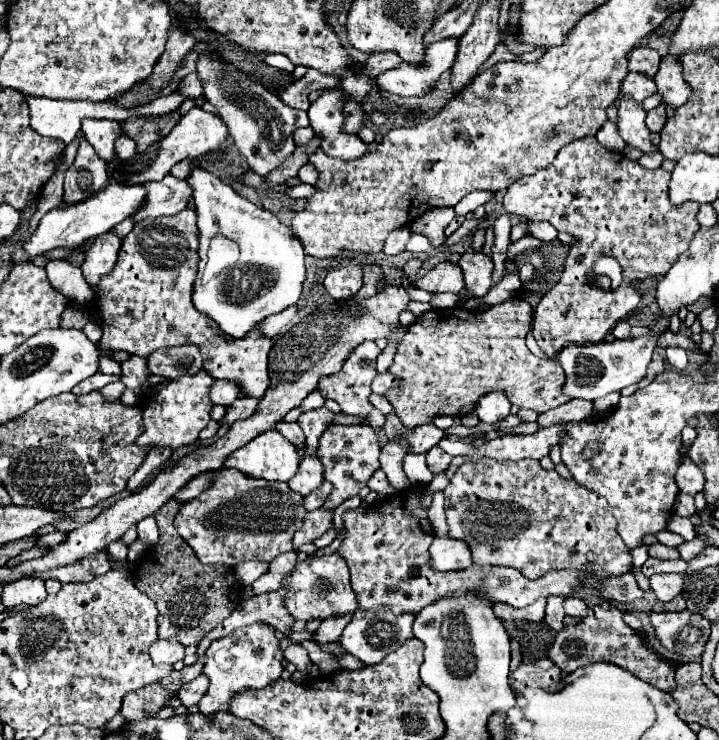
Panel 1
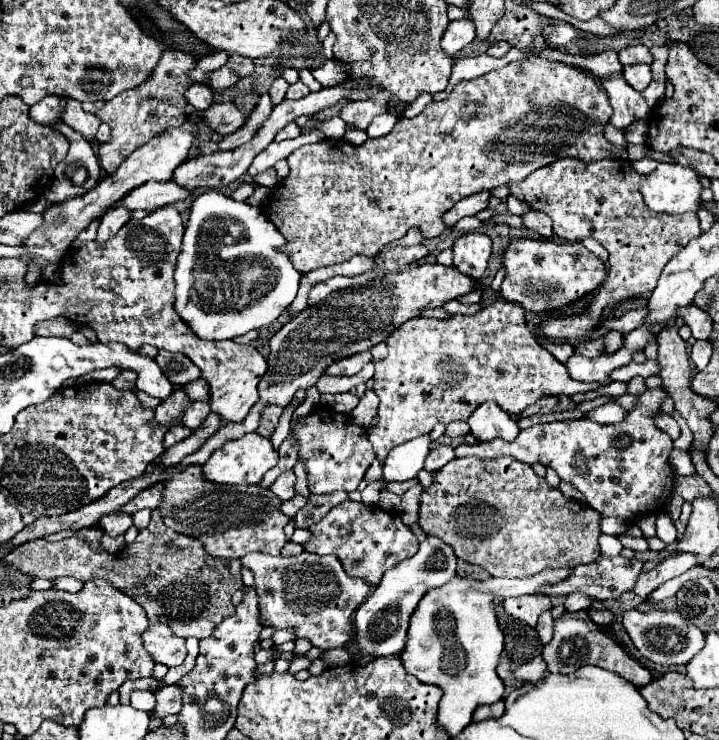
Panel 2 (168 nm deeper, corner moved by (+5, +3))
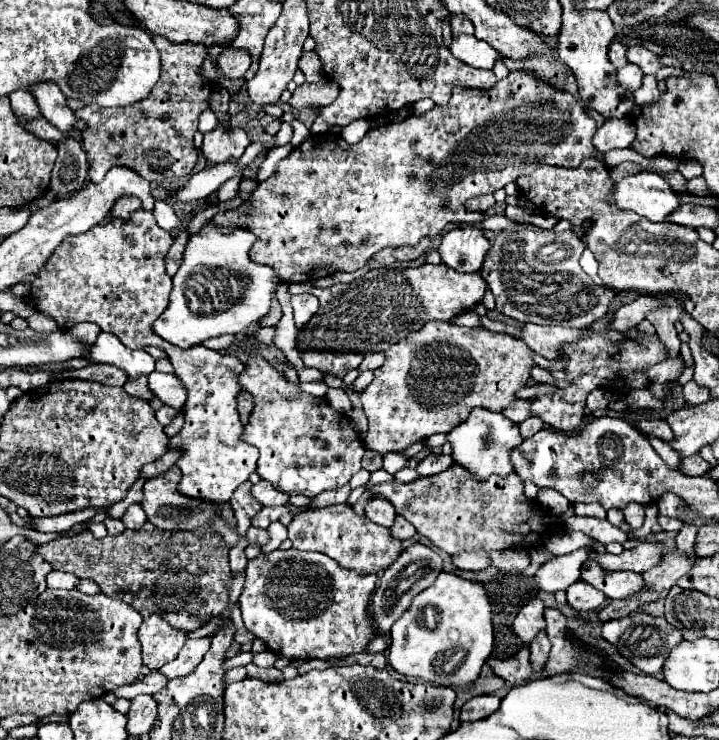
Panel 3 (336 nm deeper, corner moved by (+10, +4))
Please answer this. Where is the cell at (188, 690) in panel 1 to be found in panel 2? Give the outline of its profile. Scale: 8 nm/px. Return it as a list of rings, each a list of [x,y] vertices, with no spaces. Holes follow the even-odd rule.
[[[177,685],[161,687],[155,691],[155,707],[151,711],[153,719],[163,719],[167,715],[177,715],[181,709],[181,693]]]

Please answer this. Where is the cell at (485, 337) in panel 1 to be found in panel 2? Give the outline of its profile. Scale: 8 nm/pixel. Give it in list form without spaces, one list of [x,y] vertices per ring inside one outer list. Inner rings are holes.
[[[495,301],[495,303],[483,307],[483,311],[479,311],[477,315],[471,315],[471,317],[467,317],[467,315],[455,315],[455,317],[451,317],[451,319],[447,319],[447,321],[441,321],[441,319],[427,319],[427,317],[411,319],[411,321],[403,323],[401,329],[397,329],[397,331],[385,341],[385,343],[387,343],[389,355],[387,355],[383,361],[375,363],[375,375],[373,375],[373,381],[375,381],[375,383],[373,383],[373,391],[375,391],[377,397],[379,397],[377,423],[375,423],[373,427],[367,429],[367,437],[369,437],[371,445],[373,445],[375,455],[377,455],[379,461],[385,461],[387,453],[389,453],[393,447],[397,447],[397,445],[401,445],[401,443],[407,443],[407,441],[411,441],[411,439],[415,439],[415,437],[419,437],[419,435],[427,435],[427,433],[431,433],[433,427],[435,427],[437,423],[449,425],[449,423],[453,423],[453,421],[467,421],[469,415],[471,415],[471,413],[473,413],[483,401],[495,401],[505,413],[509,413],[509,415],[519,415],[525,407],[533,405],[533,403],[539,401],[541,397],[547,397],[547,395],[575,395],[575,393],[589,393],[589,391],[597,391],[597,389],[601,387],[601,385],[587,385],[587,383],[573,381],[573,379],[569,377],[565,365],[561,365],[561,363],[559,363],[559,361],[557,361],[547,349],[543,349],[543,347],[535,341],[535,335],[533,335],[533,333],[529,331],[529,327],[527,327],[523,307],[517,305],[517,303],[511,303],[511,301]]]

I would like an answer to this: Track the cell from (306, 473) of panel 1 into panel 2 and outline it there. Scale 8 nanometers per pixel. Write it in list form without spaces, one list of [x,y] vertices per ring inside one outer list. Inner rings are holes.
[[[285,471],[283,475],[279,475],[275,479],[275,483],[269,487],[271,493],[275,493],[275,497],[279,497],[281,501],[289,501],[295,497],[295,473],[293,471]]]

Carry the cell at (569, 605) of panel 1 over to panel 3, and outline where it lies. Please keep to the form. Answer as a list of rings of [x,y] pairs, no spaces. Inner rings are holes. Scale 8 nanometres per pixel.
[[[578,580],[576,584],[572,584],[572,586],[566,590],[566,594],[568,594],[568,604],[570,604],[572,608],[580,610],[580,612],[594,610],[594,608],[602,606],[604,600],[606,600],[604,592],[596,590],[594,586],[590,586],[590,584],[584,582],[584,580]]]

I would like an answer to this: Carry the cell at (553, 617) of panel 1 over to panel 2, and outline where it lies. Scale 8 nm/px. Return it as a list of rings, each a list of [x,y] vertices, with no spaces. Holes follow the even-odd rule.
[[[547,611],[547,613],[543,613],[543,615],[539,617],[537,633],[539,633],[539,641],[541,641],[543,645],[547,645],[547,643],[551,641],[551,637],[553,637],[553,617],[551,617],[551,611]]]

